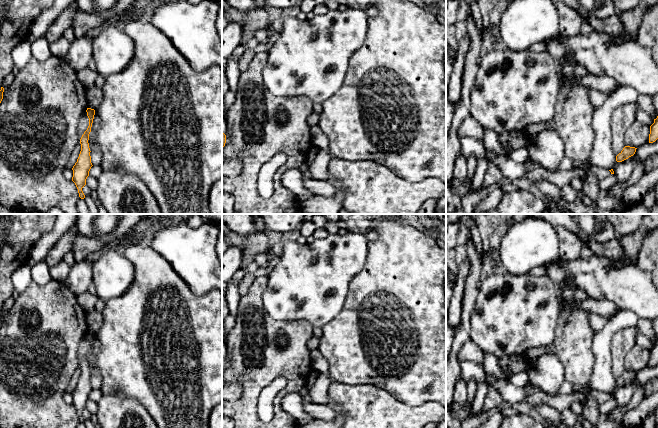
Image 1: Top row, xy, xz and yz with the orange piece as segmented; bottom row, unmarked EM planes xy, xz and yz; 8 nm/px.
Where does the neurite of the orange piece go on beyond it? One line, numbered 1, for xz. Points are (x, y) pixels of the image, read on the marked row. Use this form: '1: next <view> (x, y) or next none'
1: next none

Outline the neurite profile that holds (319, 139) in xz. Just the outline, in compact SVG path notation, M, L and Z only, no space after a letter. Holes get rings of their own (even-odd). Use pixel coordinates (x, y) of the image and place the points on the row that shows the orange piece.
M318 125L311 126L310 133L313 146L317 146L319 149L329 150L329 140Z

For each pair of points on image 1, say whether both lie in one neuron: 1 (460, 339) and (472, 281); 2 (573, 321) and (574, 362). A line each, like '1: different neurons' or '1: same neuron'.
1: same neuron
2: same neuron

